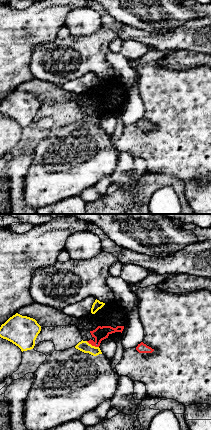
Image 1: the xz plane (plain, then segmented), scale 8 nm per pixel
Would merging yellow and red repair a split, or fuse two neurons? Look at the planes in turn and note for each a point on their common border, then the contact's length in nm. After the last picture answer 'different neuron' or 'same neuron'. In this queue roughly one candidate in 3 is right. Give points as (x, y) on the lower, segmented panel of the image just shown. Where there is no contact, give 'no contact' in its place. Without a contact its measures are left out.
meets yellow at (91, 345); contact 120 nm long

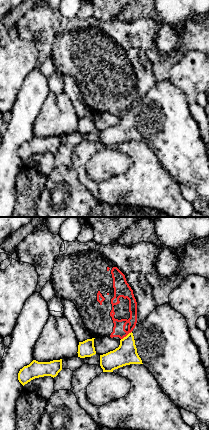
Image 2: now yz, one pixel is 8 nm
meets yellow at (127, 335); contact 110 nm long

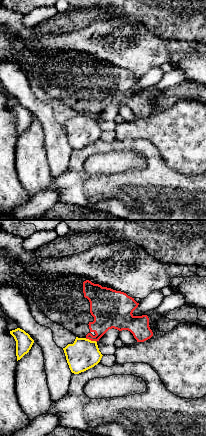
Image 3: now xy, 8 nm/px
meets yellow at (91, 341); contact 100 nm long

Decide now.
different neuron

